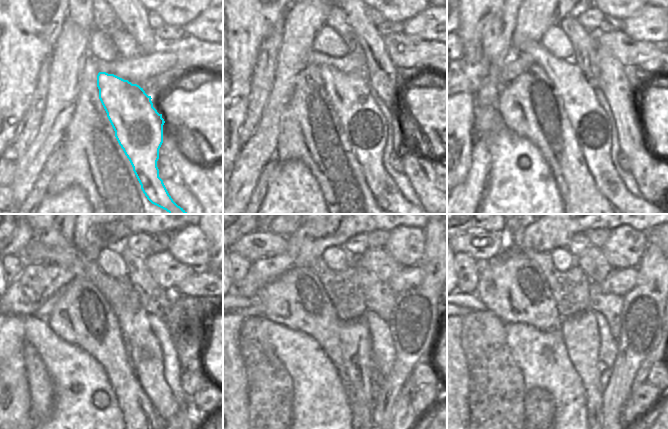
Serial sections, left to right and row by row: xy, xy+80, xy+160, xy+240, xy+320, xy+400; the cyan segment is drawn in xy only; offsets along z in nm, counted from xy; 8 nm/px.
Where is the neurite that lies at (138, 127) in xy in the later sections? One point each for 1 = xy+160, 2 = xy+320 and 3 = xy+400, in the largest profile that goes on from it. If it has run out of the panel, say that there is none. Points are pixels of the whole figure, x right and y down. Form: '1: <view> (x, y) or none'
1: xy+160 (591, 126)
2: xy+320 (253, 246)
3: xy+400 (482, 245)

